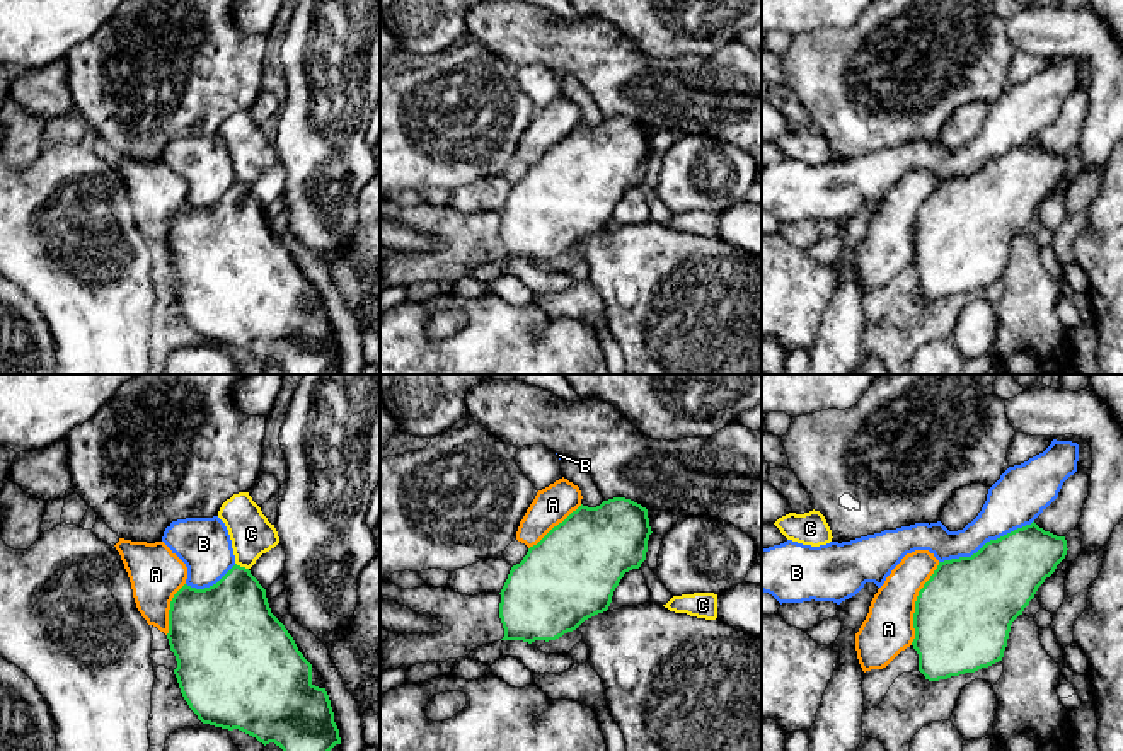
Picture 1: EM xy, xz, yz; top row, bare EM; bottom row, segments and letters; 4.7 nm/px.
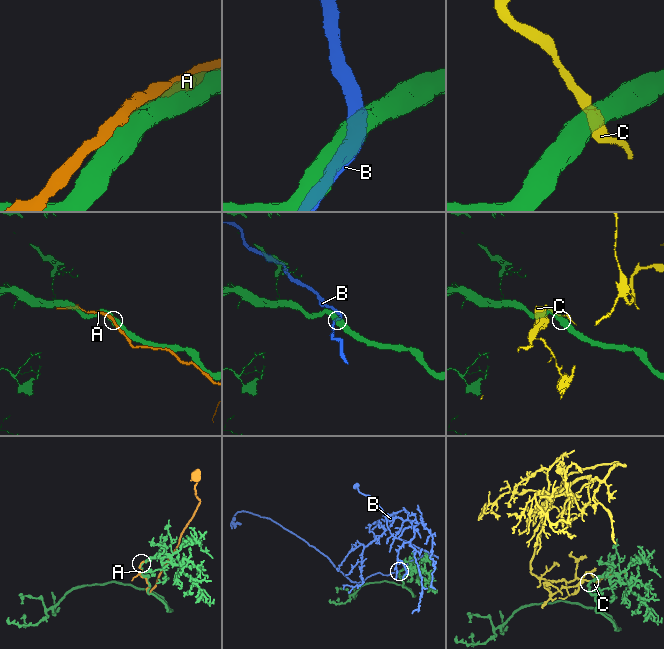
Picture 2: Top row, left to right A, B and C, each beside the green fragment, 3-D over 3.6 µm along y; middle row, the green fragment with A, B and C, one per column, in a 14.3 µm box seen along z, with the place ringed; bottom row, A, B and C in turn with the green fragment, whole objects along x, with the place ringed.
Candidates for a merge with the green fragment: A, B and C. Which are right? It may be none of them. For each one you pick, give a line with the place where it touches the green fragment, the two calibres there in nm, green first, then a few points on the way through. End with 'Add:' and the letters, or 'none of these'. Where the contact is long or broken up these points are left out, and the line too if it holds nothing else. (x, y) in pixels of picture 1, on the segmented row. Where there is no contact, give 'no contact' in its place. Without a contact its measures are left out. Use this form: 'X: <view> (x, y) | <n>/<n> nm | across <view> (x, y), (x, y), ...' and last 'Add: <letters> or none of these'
A: yz (915, 603) | 460/240 nm
Add: A

